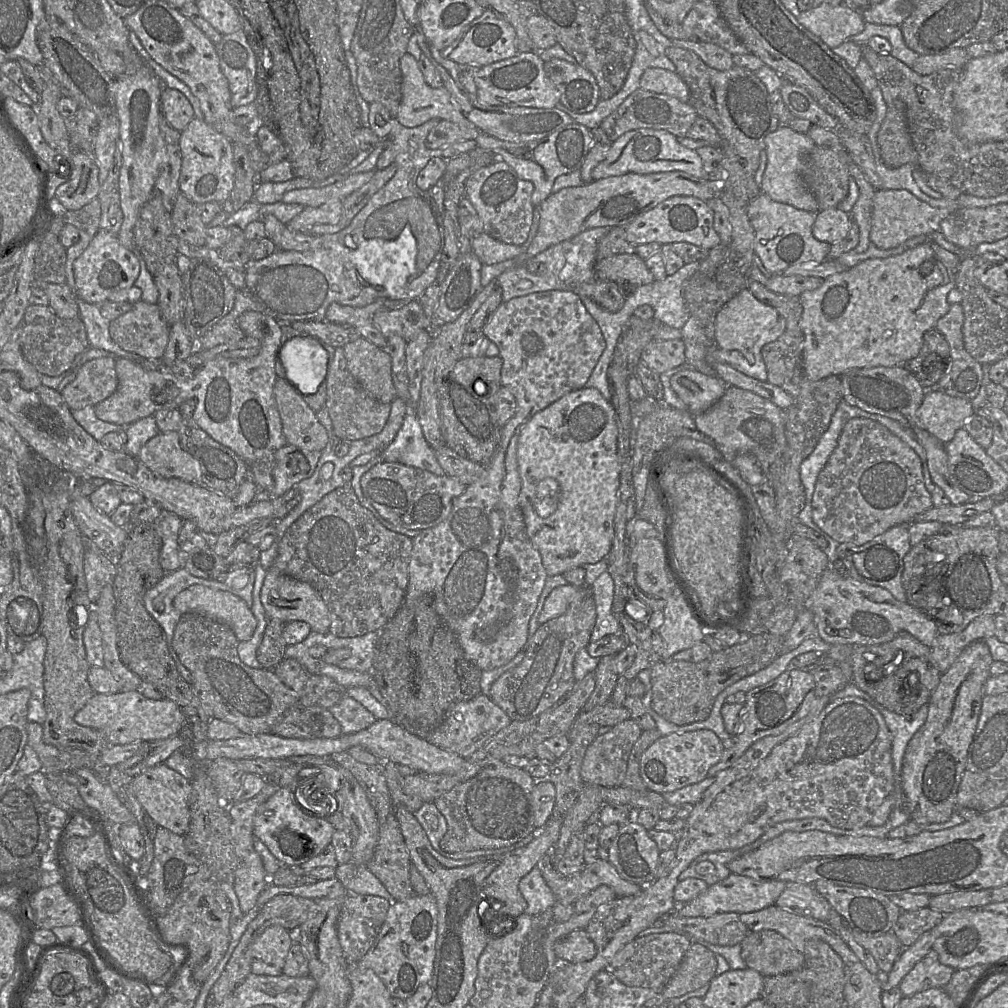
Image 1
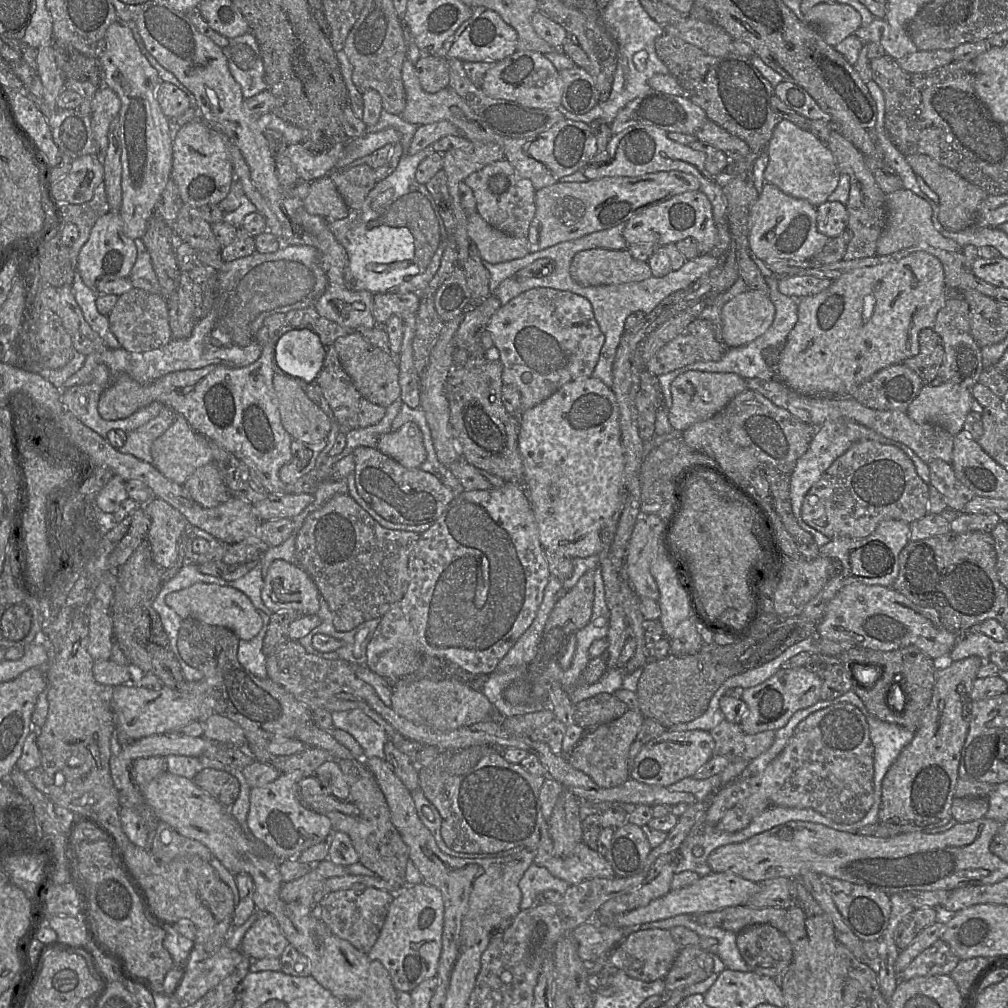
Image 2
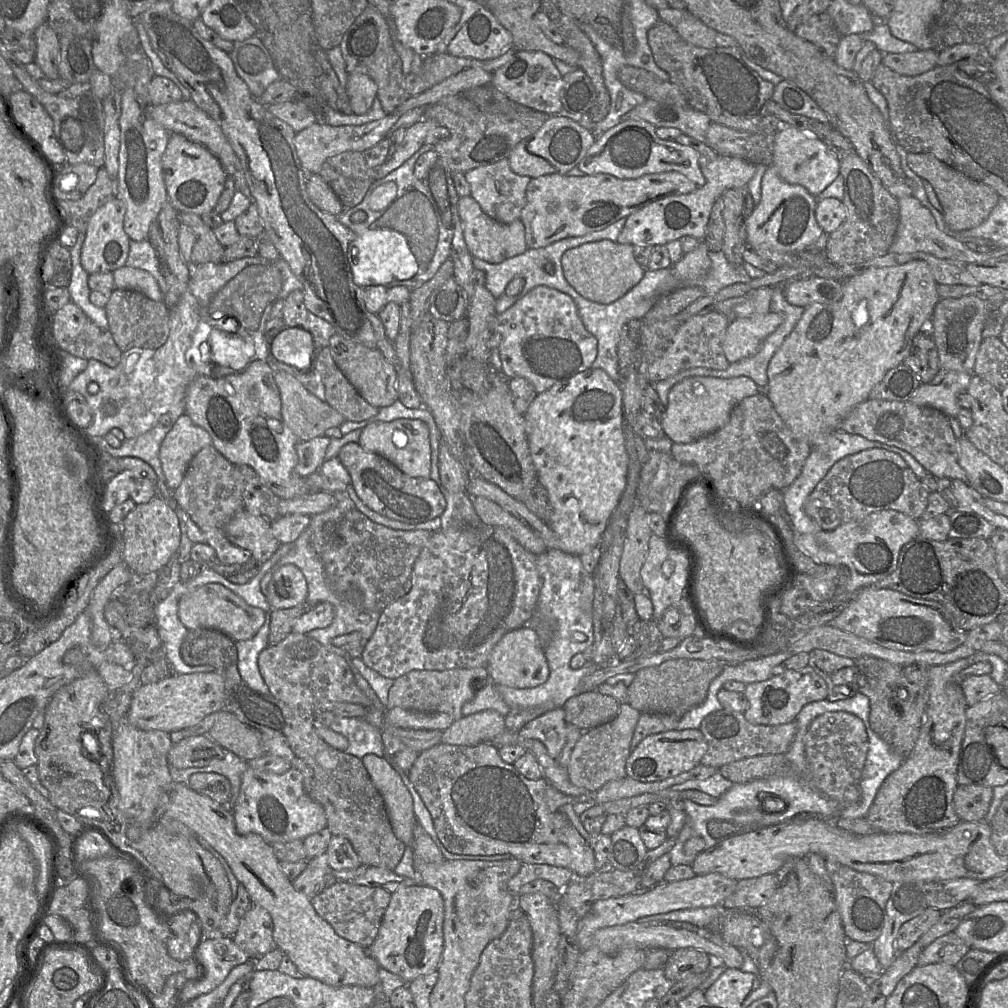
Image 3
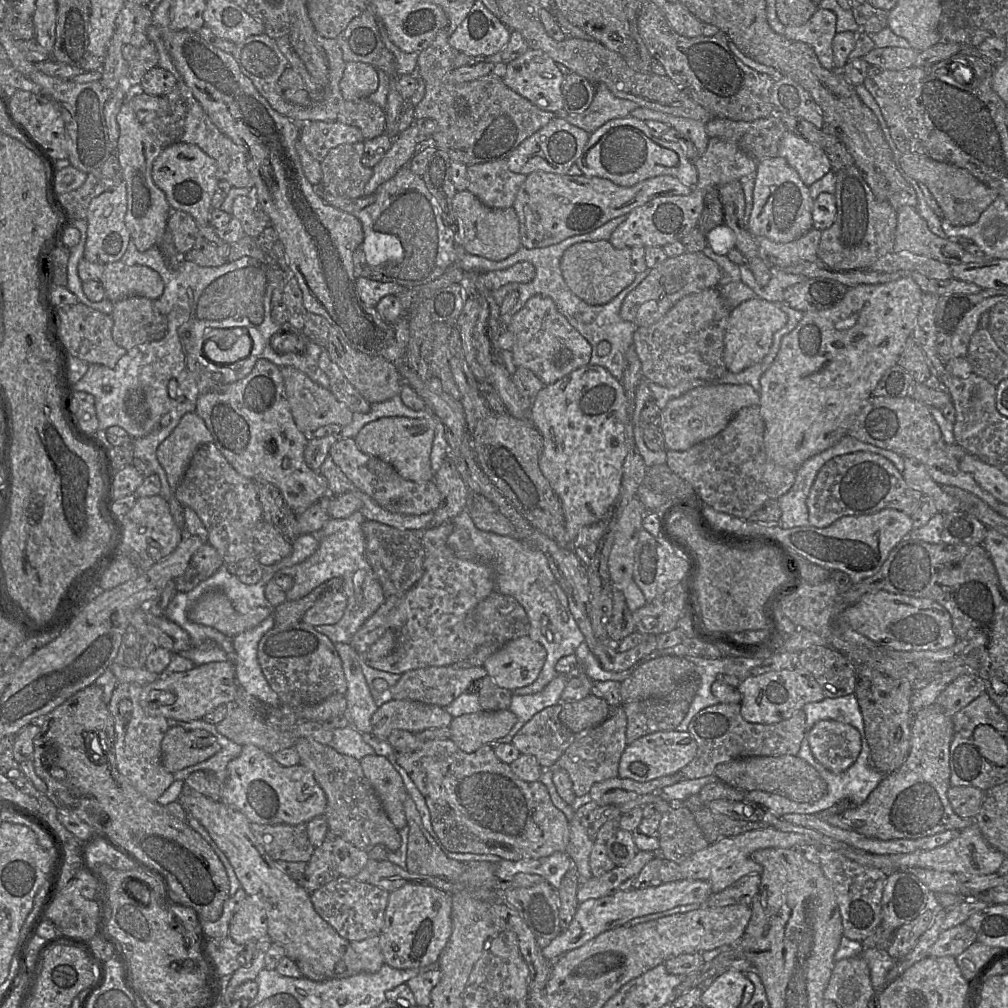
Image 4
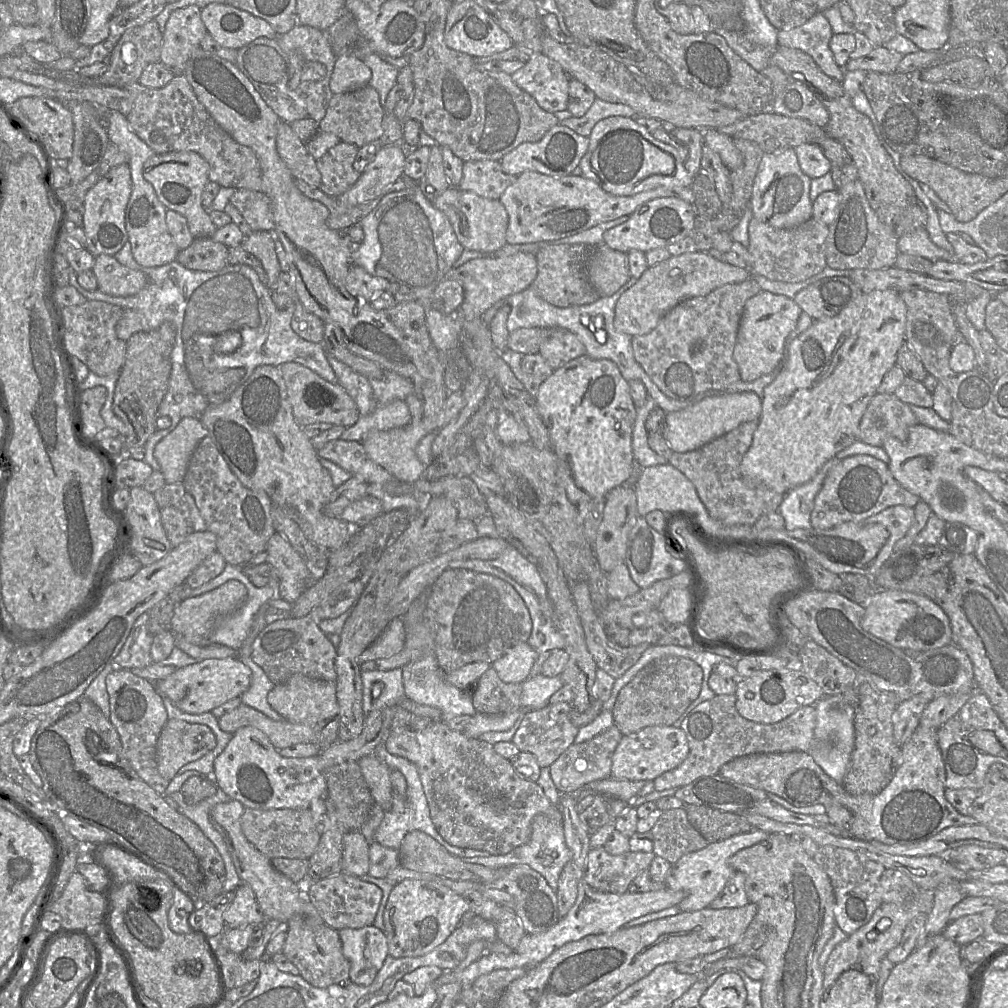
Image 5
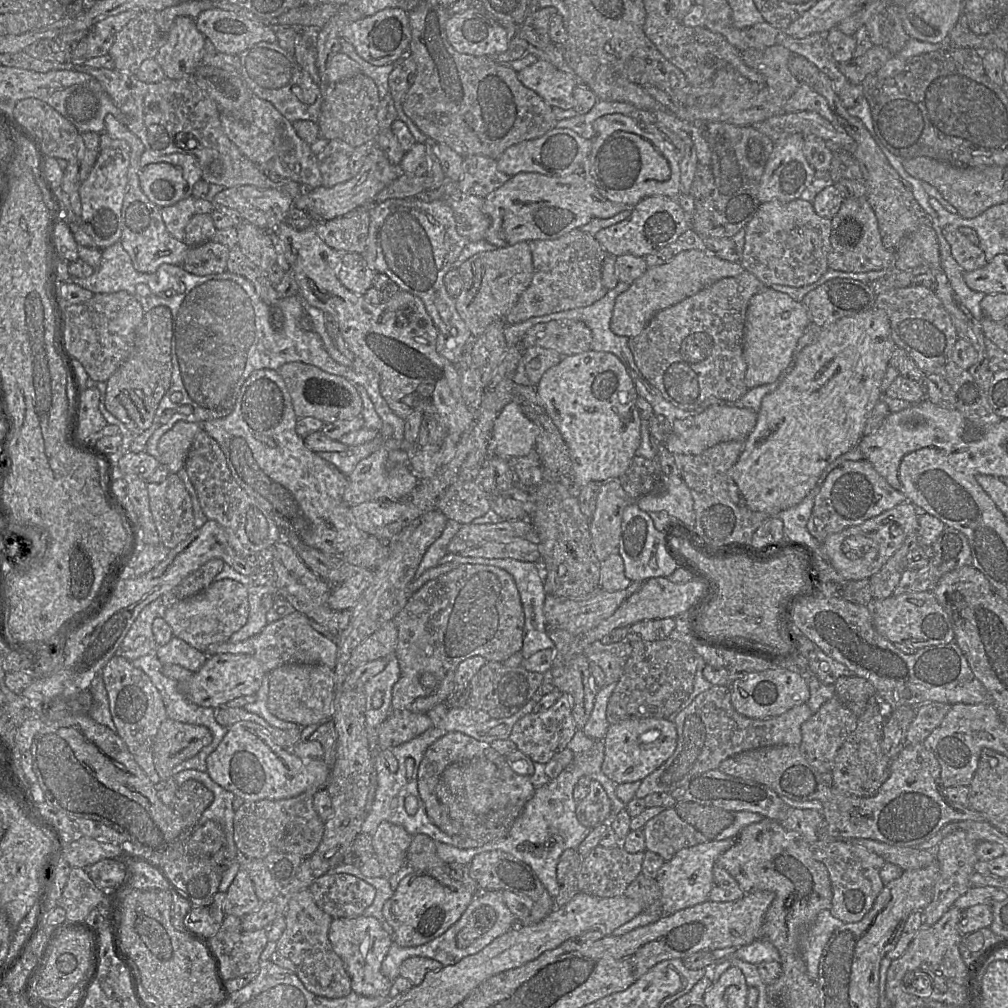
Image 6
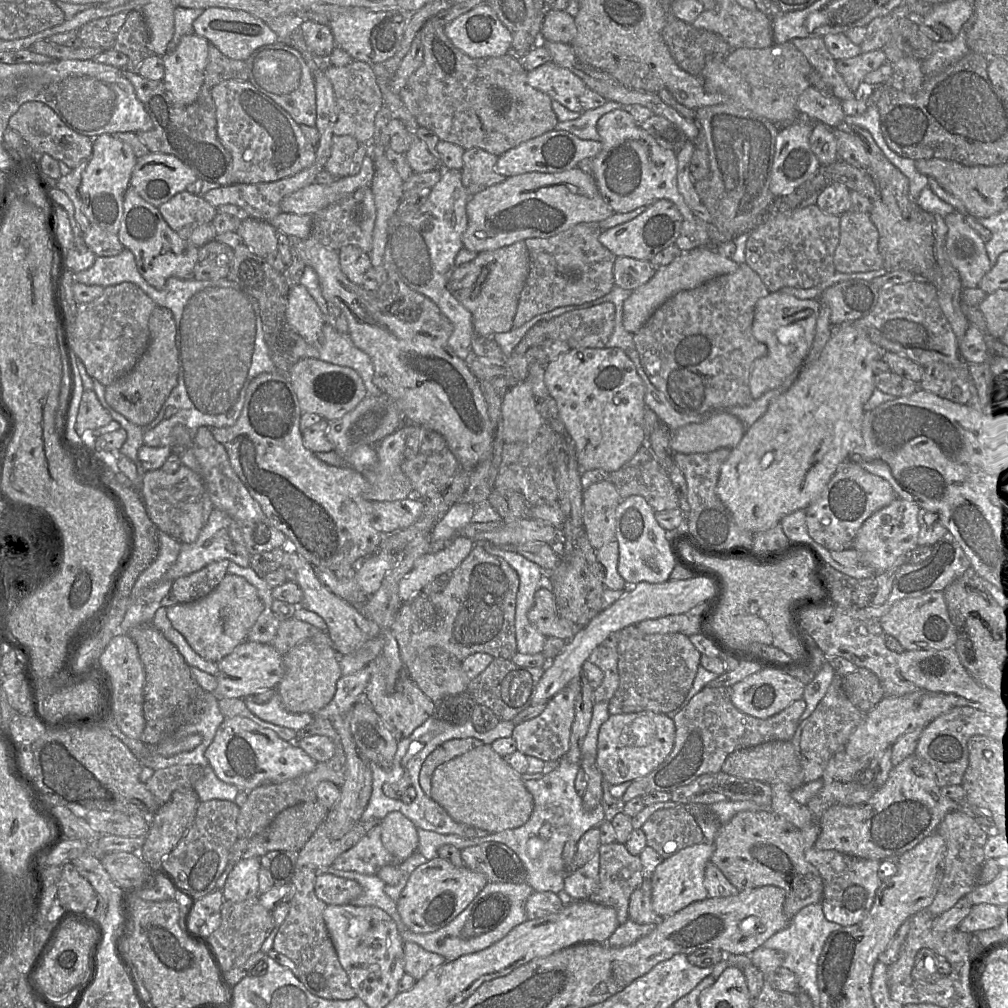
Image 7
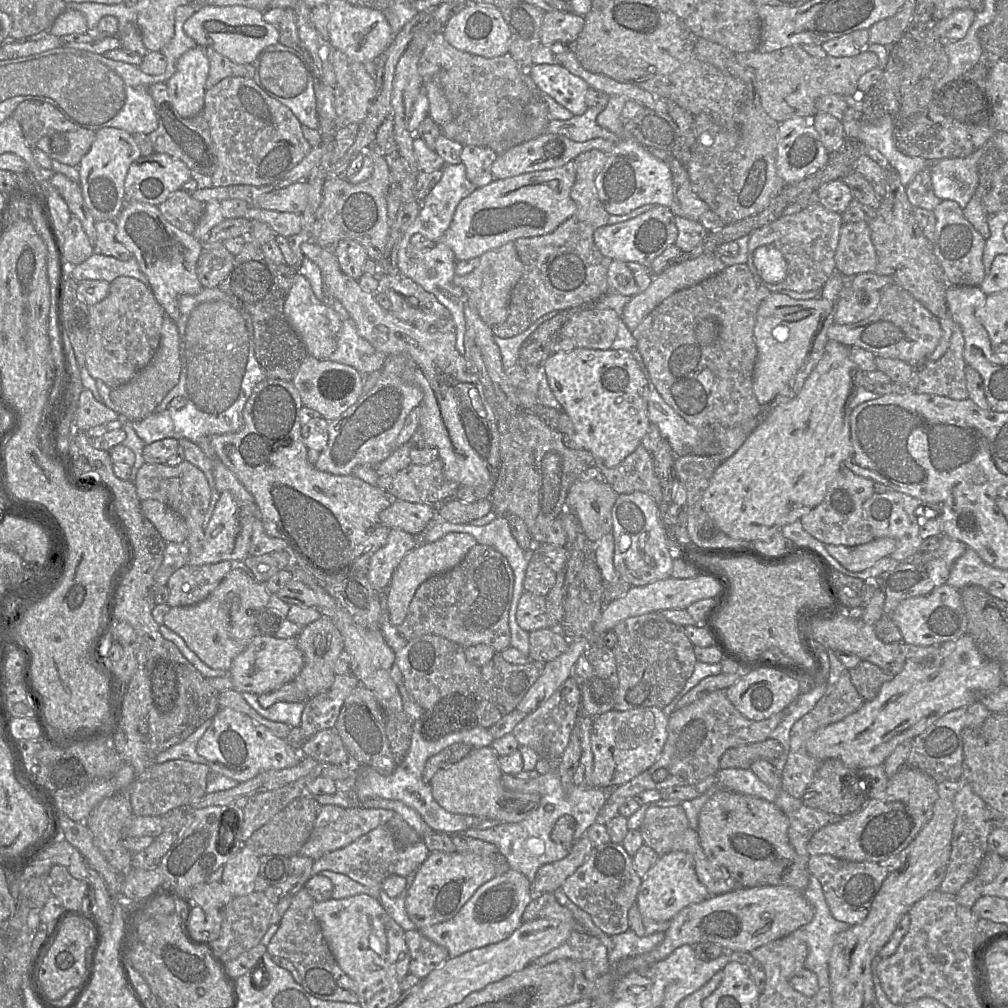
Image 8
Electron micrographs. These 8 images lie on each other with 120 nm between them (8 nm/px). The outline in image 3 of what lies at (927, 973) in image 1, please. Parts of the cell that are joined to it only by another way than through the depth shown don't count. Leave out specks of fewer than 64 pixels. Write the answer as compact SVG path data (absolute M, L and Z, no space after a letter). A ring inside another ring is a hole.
M953 931L937 938L924 948L919 955L917 966L936 963L955 966L969 949L970 947Z

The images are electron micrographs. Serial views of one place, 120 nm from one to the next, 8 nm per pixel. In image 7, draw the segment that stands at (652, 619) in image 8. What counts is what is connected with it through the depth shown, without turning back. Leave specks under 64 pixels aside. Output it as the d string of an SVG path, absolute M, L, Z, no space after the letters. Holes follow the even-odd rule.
M636 625L620 631L618 651L619 685L610 699L610 715L642 711L667 714L685 700L700 664L701 653L681 632L645 634Z

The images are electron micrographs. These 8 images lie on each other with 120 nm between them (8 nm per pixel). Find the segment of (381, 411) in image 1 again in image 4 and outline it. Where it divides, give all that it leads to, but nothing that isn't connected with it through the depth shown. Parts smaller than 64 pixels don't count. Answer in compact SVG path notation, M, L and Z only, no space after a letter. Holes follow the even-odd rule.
M323 349L319 357L319 367L329 379L329 390L336 399L353 413L368 413L371 408L360 393L347 381L340 368L332 362L329 353Z

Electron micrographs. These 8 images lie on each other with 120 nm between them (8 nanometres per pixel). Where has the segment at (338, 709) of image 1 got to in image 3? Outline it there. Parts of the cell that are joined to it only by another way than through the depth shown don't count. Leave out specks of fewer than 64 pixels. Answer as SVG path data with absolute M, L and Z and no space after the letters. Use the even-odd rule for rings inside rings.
M336 716L330 728L348 739L347 753L360 759L366 754L384 756L382 731L365 718Z

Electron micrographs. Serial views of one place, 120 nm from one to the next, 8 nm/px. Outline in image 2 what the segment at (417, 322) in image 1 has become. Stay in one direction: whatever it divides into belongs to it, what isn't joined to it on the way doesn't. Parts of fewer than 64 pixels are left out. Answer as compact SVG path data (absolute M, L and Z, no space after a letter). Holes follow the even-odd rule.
M413 292L376 293L373 295L373 317L380 326L393 315L405 321L416 316L420 301L420 294Z

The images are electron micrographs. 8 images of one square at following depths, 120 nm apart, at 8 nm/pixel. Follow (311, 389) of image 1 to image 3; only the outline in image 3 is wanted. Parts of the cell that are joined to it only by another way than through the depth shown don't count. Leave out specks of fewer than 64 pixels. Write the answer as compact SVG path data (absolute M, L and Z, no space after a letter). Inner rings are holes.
M284 327L269 339L271 357L301 371L314 368L314 342L310 332L300 327Z

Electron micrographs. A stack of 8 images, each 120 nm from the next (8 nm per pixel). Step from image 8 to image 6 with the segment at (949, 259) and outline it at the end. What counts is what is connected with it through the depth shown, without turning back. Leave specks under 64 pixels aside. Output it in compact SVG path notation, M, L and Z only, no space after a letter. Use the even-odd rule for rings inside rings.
M947 225L942 229L954 260L966 272L984 267L988 263L984 252L961 234L958 228Z

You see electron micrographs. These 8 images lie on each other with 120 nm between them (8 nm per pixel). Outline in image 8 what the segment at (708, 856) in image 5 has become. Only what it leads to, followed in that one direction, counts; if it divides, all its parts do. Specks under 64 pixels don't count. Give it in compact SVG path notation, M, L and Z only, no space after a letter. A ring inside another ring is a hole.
M672 851L659 856L641 879L636 904L641 915L656 922L671 921L685 907L710 896L697 878L693 857L684 851Z

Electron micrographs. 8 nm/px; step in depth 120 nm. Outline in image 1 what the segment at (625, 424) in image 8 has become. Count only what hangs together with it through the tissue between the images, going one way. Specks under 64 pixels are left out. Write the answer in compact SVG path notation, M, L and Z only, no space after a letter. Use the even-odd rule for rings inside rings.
M596 388L569 392L536 413L522 428L517 443L521 478L519 506L526 531L539 551L547 576L595 564L606 559L614 538L614 517L618 504L621 465L617 455L618 430L615 410Z

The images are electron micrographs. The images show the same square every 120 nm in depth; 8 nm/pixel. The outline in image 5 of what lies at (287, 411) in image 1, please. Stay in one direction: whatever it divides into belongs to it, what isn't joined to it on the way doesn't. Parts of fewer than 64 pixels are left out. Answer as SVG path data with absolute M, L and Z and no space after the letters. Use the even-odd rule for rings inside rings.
M287 362L278 368L285 382L294 418L300 426L330 423L348 428L358 421L360 412L354 400L338 382L331 383L309 368L295 362Z

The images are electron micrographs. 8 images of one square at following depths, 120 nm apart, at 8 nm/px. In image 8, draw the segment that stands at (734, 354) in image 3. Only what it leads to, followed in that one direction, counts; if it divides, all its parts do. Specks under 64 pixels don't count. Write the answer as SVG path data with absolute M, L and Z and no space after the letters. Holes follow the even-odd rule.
M771 293L759 304L754 326L757 357L753 371L753 391L759 404L767 406L783 391L802 366L813 335L822 316L832 310L832 303L822 297L795 300L780 293Z

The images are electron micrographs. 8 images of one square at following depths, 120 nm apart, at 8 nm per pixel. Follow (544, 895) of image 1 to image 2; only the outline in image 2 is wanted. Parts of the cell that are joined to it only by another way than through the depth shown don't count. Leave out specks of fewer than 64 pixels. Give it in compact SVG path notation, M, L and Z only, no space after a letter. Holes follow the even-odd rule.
M532 863L519 881L522 898L520 909L525 910L537 903L537 896L547 890L554 890L563 895L569 884L554 877L546 868Z

